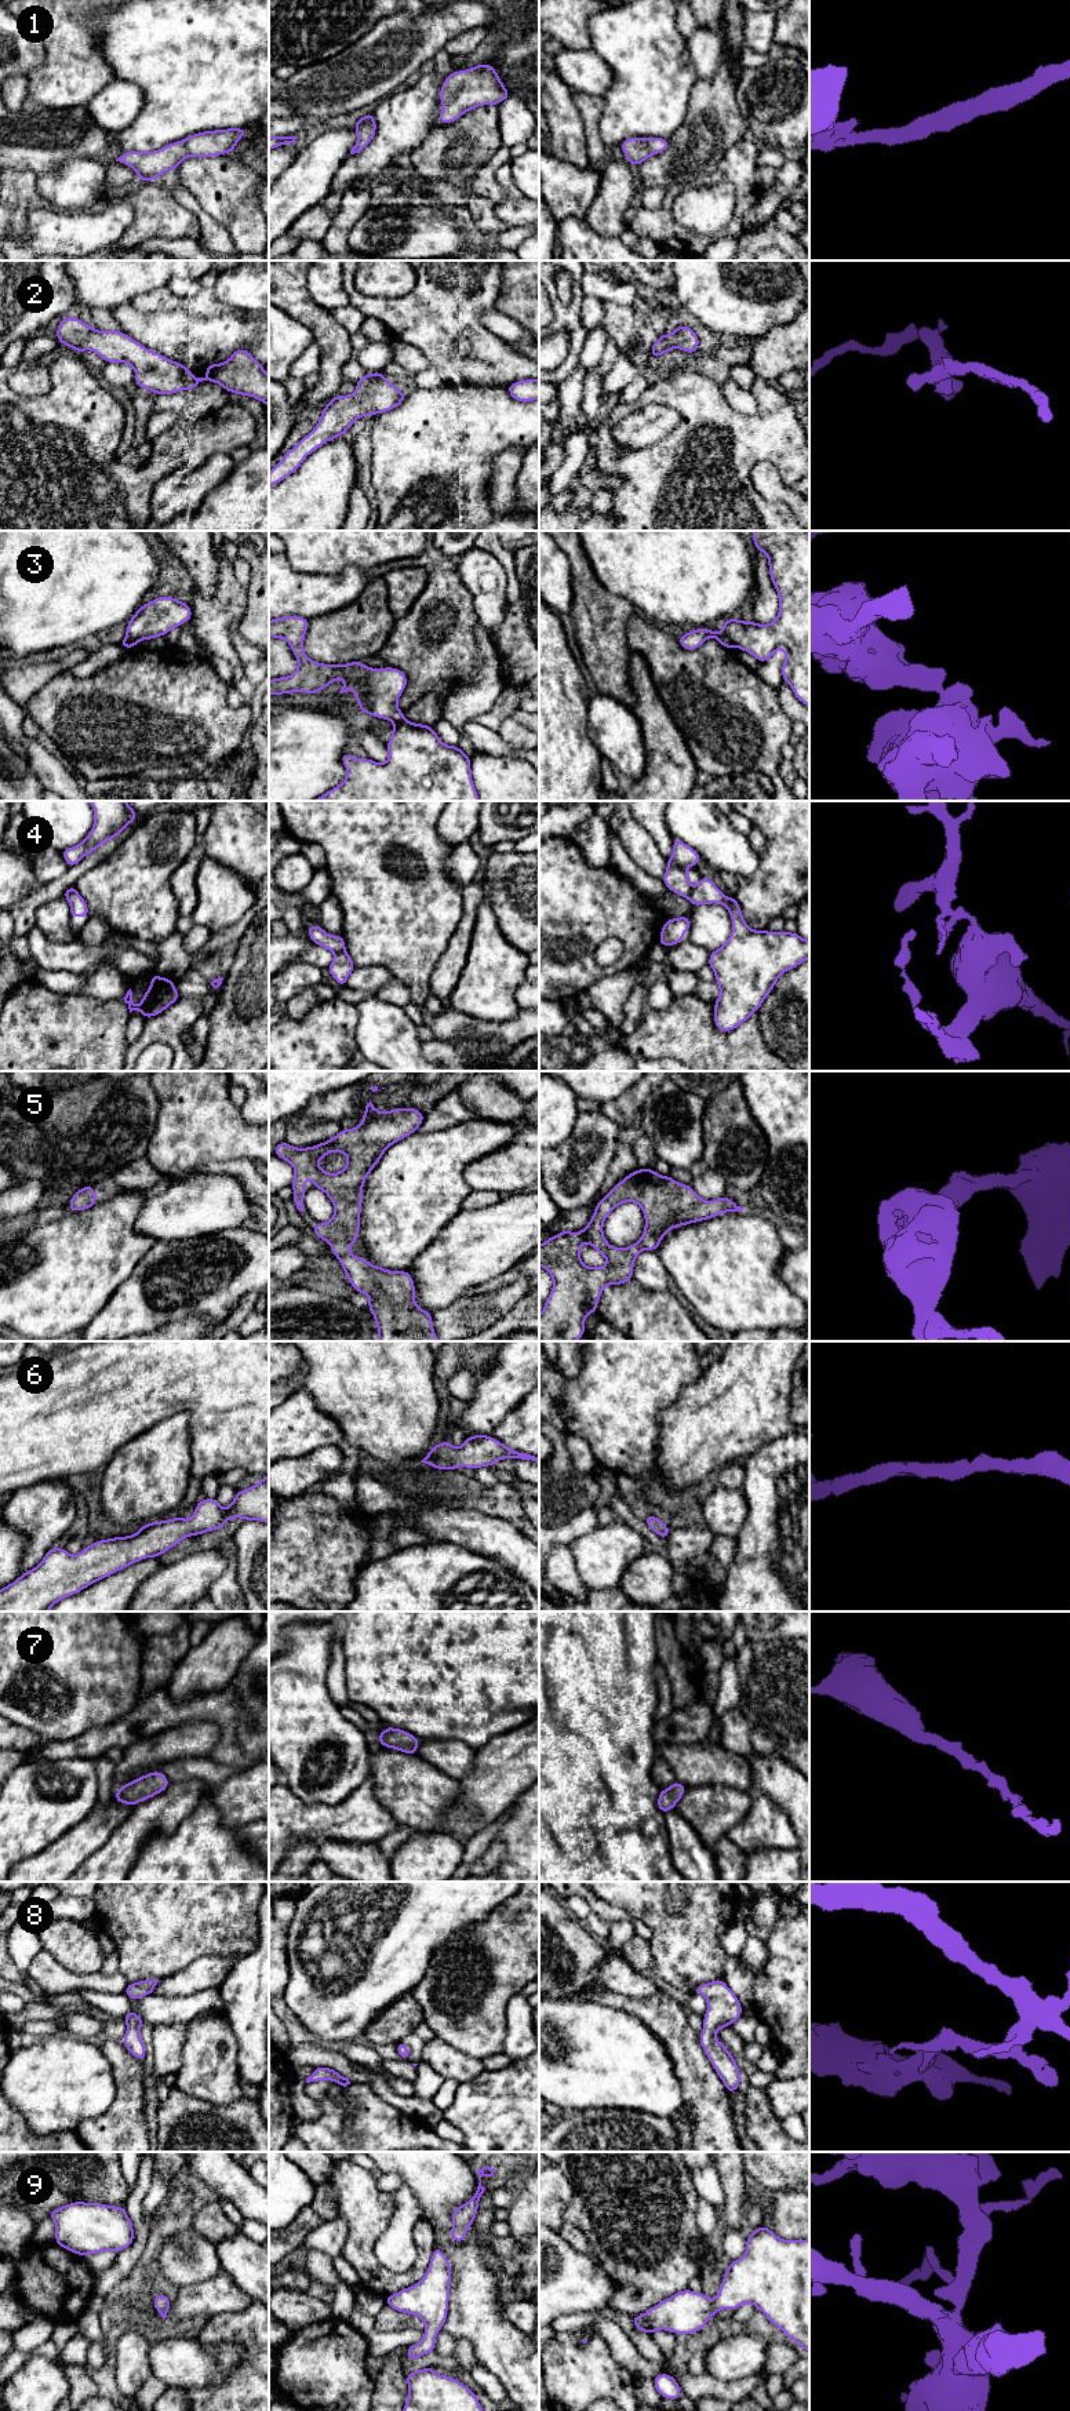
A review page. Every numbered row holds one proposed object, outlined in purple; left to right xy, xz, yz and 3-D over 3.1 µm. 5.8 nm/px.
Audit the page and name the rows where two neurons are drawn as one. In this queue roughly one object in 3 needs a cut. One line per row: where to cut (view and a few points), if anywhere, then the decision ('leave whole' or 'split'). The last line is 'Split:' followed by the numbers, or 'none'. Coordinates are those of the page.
1: cut none; leave whole
2: cut none; leave whole
3: cut yz (723, 633), (732, 645); split
4: cut yz (692, 887), (685, 896); split
5: cut none; leave whole
6: cut none; leave whole
7: cut none; leave whole
8: cut none; leave whole
9: cut none; leave whole
Split: 3, 4

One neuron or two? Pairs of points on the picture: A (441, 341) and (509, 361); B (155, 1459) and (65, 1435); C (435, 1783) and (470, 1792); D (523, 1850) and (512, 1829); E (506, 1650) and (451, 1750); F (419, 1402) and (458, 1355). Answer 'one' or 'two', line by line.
A: one
B: two
C: two
D: one
E: two
F: two

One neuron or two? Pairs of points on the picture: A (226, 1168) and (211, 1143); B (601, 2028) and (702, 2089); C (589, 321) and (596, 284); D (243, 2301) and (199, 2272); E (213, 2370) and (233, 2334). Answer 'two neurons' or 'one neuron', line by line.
A: two neurons
B: two neurons
C: two neurons
D: two neurons
E: two neurons

